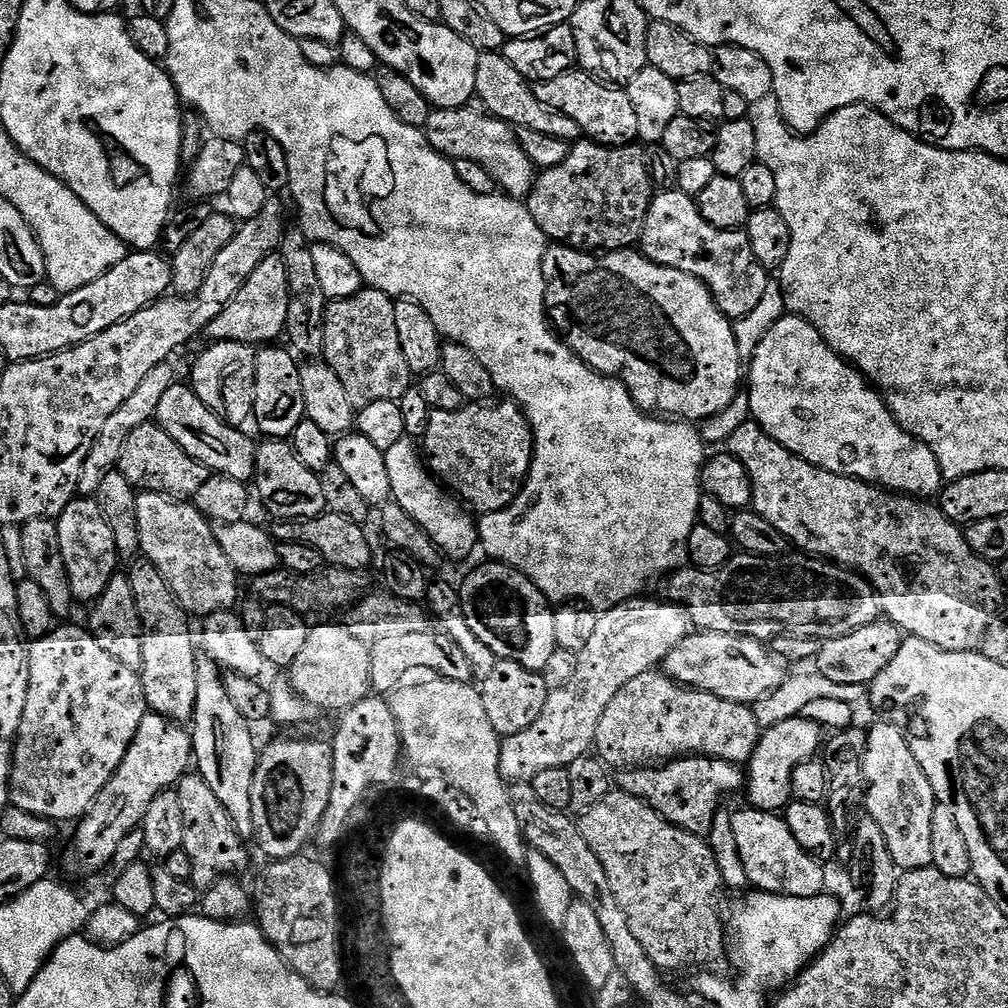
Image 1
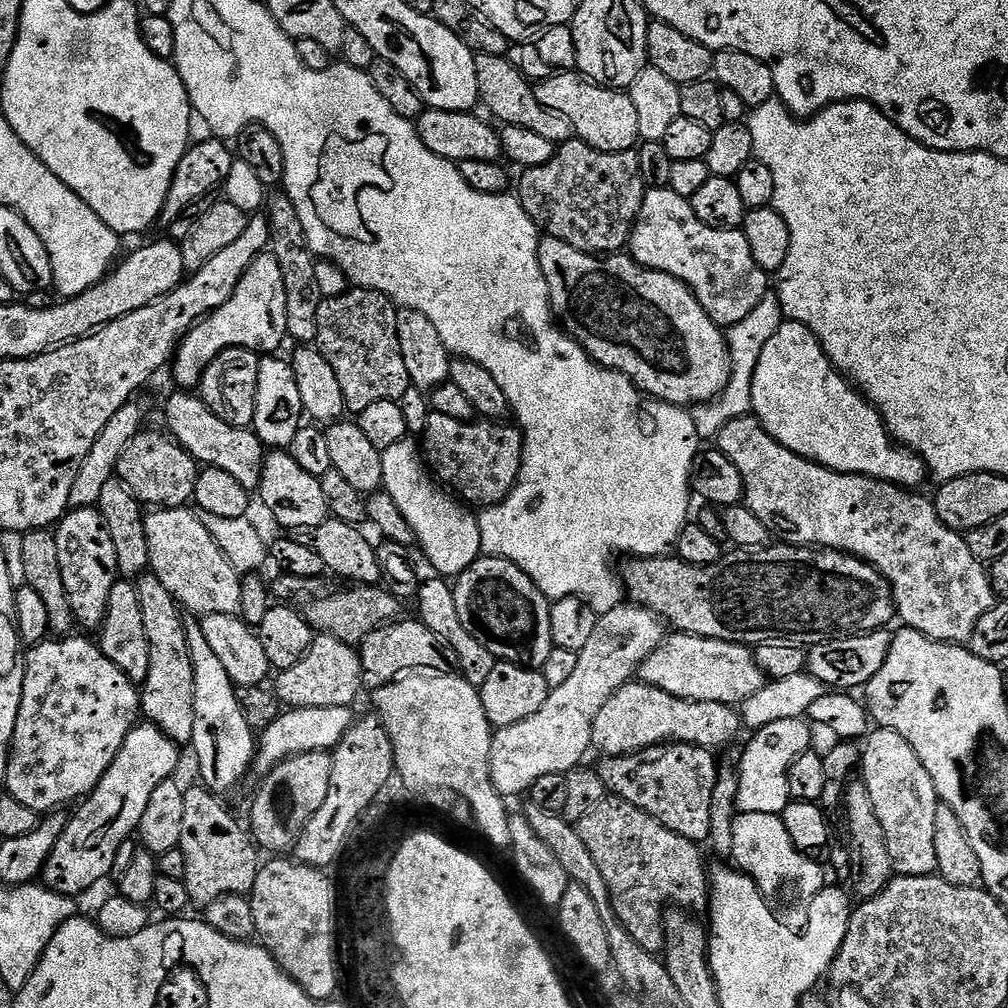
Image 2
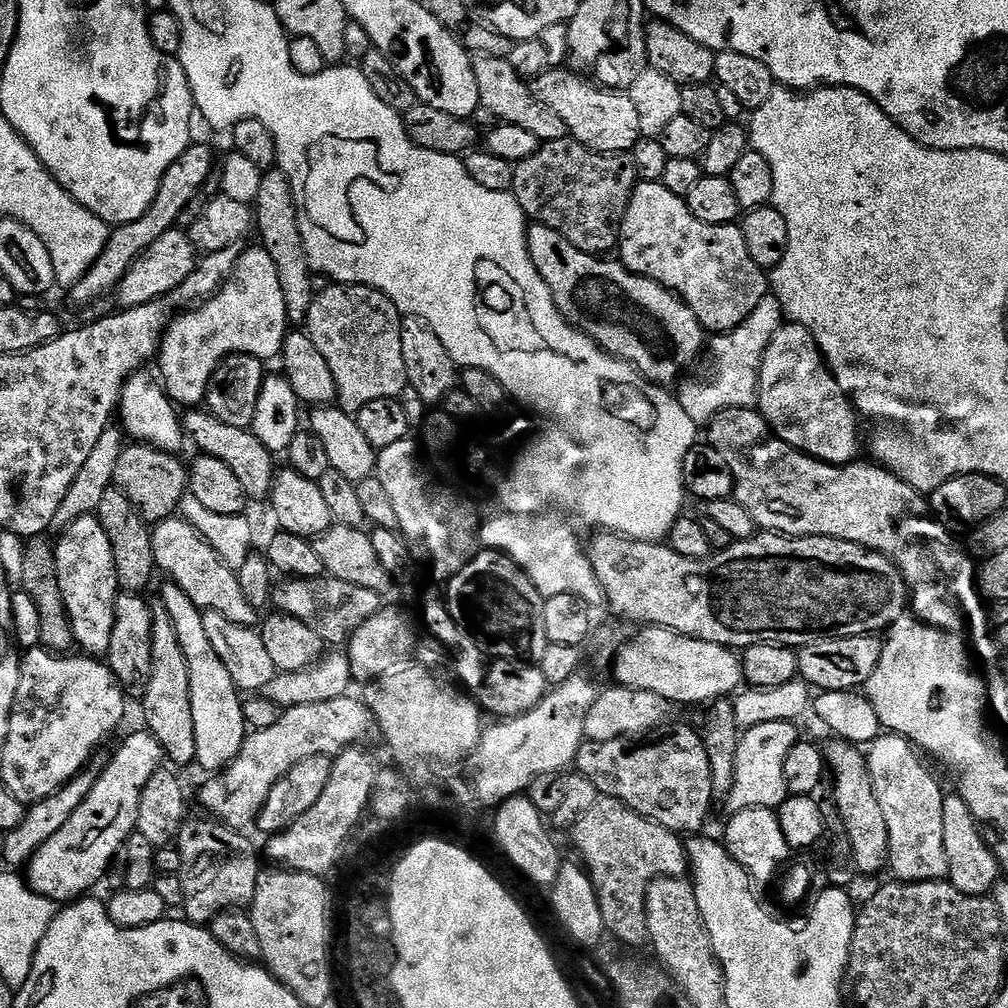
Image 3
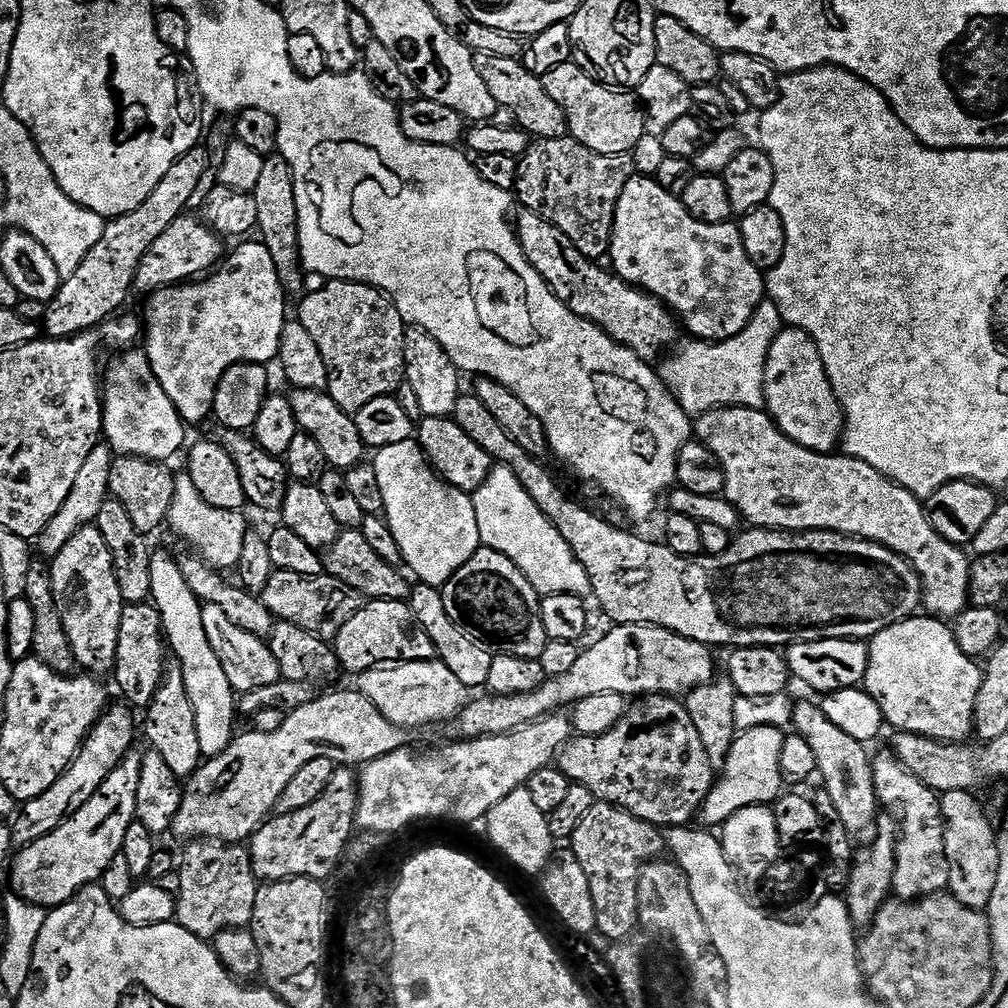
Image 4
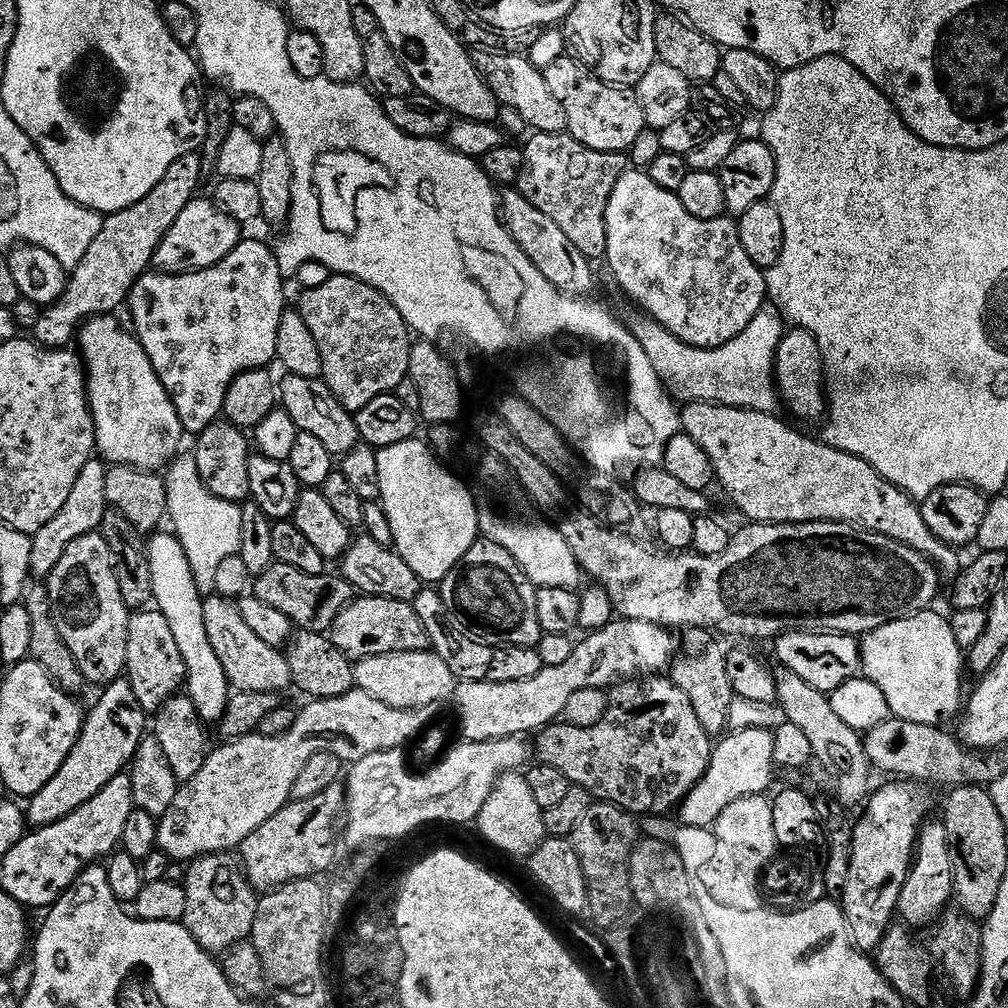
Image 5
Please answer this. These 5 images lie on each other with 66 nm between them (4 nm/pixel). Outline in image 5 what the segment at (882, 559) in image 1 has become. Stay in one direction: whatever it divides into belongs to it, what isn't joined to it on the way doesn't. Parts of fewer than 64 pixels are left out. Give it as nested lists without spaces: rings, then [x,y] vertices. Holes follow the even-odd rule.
[[[694,401],[685,403],[680,413],[683,435],[694,438],[710,458],[716,470],[716,480],[724,487],[724,492],[736,503],[736,508],[753,524],[805,524],[829,520],[835,524],[853,524],[867,532],[877,532],[886,538],[894,538],[914,550],[918,550],[931,560],[945,577],[955,577],[962,567],[961,553],[949,544],[944,544],[926,526],[922,518],[920,504],[907,496],[898,486],[894,486],[874,466],[854,454],[846,454],[831,448],[823,439],[811,440],[796,428],[783,424],[779,415],[771,412],[753,412],[749,408],[734,408],[730,405]]]

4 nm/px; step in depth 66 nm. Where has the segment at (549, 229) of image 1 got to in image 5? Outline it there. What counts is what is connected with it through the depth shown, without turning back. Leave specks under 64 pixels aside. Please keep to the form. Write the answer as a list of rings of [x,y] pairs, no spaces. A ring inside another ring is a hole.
[[[537,132],[527,137],[528,144],[523,145],[524,157],[522,158],[522,174],[518,174],[515,189],[534,206],[534,210],[542,210],[546,218],[551,218],[558,230],[582,250],[587,260],[593,262],[603,261],[607,257],[606,250],[606,202],[610,202],[610,194],[614,190],[614,182],[622,178],[622,174],[629,171],[630,161],[623,152],[603,152],[602,150],[590,150],[590,146],[582,146],[573,136],[567,132],[555,132],[546,134]]]

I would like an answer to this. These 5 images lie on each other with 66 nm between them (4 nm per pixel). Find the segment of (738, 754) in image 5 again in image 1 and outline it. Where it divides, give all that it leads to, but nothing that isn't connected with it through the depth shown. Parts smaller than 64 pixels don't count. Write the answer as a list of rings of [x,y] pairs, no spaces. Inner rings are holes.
[[[798,715],[763,729],[760,741],[746,765],[747,803],[761,812],[779,813],[792,800],[792,775],[802,762],[813,759],[822,748],[819,723]]]

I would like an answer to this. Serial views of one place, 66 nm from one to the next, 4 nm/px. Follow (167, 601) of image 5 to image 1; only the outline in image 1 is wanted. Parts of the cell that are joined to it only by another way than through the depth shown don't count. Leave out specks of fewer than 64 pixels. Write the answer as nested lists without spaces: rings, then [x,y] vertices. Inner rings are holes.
[[[197,659],[198,702],[196,713],[190,721],[194,768],[201,778],[214,790],[218,802],[226,806],[226,814],[234,822],[240,835],[248,838],[254,830],[254,810],[250,806],[250,790],[256,773],[258,747],[252,741],[250,721],[230,703],[226,694],[224,676],[219,664],[210,659]]]

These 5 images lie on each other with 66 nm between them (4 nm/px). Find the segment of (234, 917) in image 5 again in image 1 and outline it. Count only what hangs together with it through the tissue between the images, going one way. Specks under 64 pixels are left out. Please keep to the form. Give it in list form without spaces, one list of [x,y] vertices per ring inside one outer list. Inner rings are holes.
[[[185,774],[180,777],[174,791],[178,794],[178,803],[182,805],[182,851],[190,854],[192,883],[203,890],[218,878],[240,874],[248,864],[248,852],[244,849],[246,840],[234,826],[230,814],[226,814],[226,806],[218,802],[214,790],[210,790],[198,774]]]

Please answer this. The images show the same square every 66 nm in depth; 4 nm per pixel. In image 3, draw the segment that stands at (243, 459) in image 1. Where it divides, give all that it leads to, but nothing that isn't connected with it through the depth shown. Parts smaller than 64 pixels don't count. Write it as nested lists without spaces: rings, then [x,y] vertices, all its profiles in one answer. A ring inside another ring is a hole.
[[[207,410],[185,411],[182,423],[187,439],[191,443],[193,440],[203,455],[214,456],[226,462],[230,470],[234,470],[234,475],[238,477],[238,482],[242,482],[242,490],[249,500],[267,500],[271,497],[278,471],[277,457],[266,446],[262,446],[262,442],[258,442],[253,432],[238,426],[226,426],[226,422],[222,422]]]

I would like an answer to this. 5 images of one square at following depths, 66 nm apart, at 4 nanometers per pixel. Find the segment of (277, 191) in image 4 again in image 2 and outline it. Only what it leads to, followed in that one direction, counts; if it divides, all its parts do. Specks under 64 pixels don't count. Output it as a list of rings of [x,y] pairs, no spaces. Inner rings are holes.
[[[287,194],[279,195],[267,201],[266,215],[270,222],[270,238],[272,239],[270,250],[274,258],[278,258],[278,266],[282,269],[282,282],[286,286],[286,330],[291,339],[297,340],[295,342],[297,345],[312,346],[318,338],[318,306],[326,299],[322,290],[318,290],[317,276],[314,274],[318,260],[308,248],[306,230],[302,230],[302,218],[298,218],[298,210],[294,202]]]

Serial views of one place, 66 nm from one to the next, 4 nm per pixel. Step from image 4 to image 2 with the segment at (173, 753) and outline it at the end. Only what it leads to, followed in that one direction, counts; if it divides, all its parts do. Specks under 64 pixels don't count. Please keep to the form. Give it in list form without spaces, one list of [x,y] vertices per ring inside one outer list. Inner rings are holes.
[[[151,574],[139,577],[138,602],[142,602],[142,623],[146,626],[146,642],[150,642],[150,670],[140,692],[143,719],[162,729],[178,746],[191,745],[194,738],[194,666],[185,613],[170,590]]]

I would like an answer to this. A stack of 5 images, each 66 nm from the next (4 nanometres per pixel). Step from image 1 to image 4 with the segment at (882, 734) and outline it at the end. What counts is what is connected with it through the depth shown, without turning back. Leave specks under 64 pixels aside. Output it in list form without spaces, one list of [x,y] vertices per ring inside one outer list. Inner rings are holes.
[[[891,751],[888,752],[882,753],[880,757],[877,755],[875,759],[873,759],[872,773],[874,774],[876,794],[880,797],[881,801],[883,801],[885,805],[901,804],[901,806],[904,807],[904,817],[900,820],[900,836],[898,832],[898,841],[896,843],[896,870],[894,872],[894,882],[892,883],[892,892],[902,900],[920,900],[924,896],[932,896],[935,892],[945,891],[950,882],[950,862],[946,858],[946,830],[944,829],[944,815],[942,814],[942,806],[940,805],[940,796],[930,786],[922,783],[915,773],[911,772],[910,769],[904,765],[903,760],[893,755]]]

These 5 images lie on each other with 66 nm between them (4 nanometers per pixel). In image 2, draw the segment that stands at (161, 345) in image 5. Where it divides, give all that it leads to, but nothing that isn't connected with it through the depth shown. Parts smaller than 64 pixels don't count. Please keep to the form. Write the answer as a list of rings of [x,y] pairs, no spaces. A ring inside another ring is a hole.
[[[269,250],[257,256],[250,270],[246,270],[242,282],[238,282],[238,290],[234,290],[234,298],[230,298],[226,306],[199,320],[180,341],[170,361],[172,376],[176,379],[175,387],[180,390],[199,389],[206,366],[214,362],[214,358],[218,358],[222,350],[248,348],[252,352],[272,354],[287,336],[286,286],[282,282],[278,258],[274,258]]]

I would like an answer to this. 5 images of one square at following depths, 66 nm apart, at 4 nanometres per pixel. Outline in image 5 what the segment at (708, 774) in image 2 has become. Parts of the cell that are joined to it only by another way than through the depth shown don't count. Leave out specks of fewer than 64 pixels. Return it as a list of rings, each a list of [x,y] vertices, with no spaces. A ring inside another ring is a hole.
[[[653,674],[617,683],[607,693],[608,709],[594,726],[579,728],[573,724],[557,722],[535,733],[534,756],[546,766],[554,766],[574,785],[582,786],[597,801],[617,804],[625,812],[667,817],[675,813],[684,800],[698,786],[710,766],[714,747],[713,737],[702,730],[690,698],[676,683],[664,674]]]

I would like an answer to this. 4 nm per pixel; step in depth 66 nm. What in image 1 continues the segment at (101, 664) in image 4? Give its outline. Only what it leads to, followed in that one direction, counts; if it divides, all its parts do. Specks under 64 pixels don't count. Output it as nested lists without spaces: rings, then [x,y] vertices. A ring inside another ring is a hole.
[[[77,498],[72,500],[66,510],[56,520],[58,526],[58,542],[62,542],[62,562],[66,562],[66,574],[70,574],[70,590],[78,602],[95,602],[106,590],[112,576],[117,575],[118,557],[114,546],[114,533],[110,530],[110,522],[102,514],[100,504],[95,498]]]

